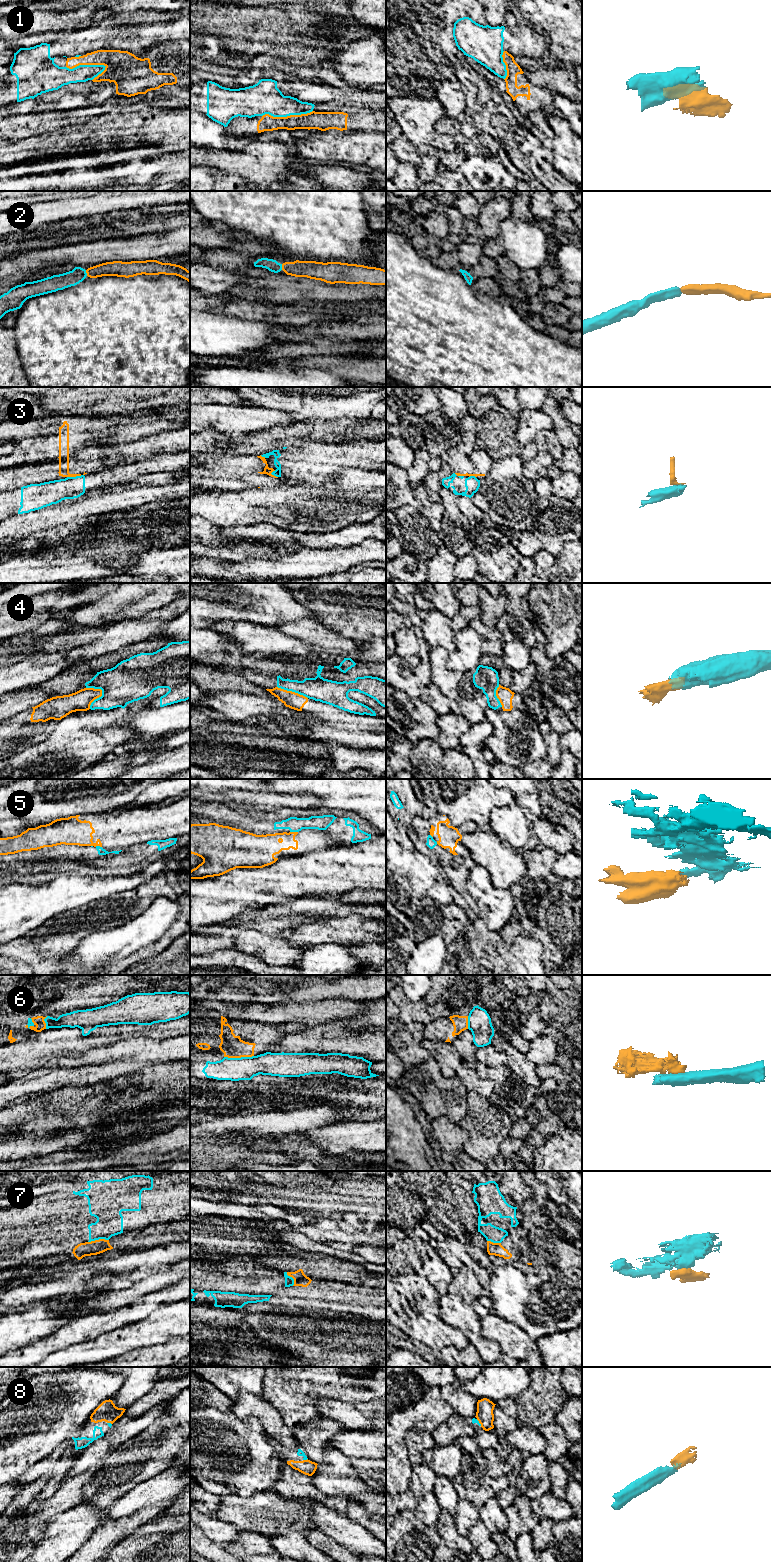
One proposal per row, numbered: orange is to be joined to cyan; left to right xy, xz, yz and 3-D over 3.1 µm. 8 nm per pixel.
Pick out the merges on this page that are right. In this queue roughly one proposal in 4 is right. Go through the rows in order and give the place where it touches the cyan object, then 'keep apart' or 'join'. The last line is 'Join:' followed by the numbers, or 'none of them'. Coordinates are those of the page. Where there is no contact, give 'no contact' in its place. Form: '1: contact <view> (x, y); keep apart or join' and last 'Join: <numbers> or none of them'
1: contact xy (86, 65); keep apart
2: contact xy (86, 273); join
3: contact xy (74, 477); keep apart
4: contact xy (97, 698); keep apart
5: contact xz (294, 831); keep apart
6: contact xz (238, 1058); keep apart
7: contact xy (98, 1239); keep apart
8: contact yz (478, 1422); join
Join: 2, 8

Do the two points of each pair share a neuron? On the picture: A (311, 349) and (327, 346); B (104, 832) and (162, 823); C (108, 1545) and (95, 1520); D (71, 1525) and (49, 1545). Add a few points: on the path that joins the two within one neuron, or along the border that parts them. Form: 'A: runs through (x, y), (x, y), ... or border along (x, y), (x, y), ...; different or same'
A: runs through (315, 348), (323, 347); same
B: runs through (118, 828), (148, 824); same
C: border along (108, 1520), (101, 1524), (83, 1544); different
D: runs through (66, 1530), (54, 1542); same

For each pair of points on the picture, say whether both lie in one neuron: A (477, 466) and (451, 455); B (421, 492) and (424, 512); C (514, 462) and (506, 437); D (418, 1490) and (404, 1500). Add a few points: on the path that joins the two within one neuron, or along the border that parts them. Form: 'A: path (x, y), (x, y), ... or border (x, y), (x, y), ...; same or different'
A: path (474, 458), (468, 452), (459, 453); same
B: path (423, 497), (424, 507); same
C: border (515, 454), (499, 459); different
D: border (409, 1490), (417, 1500); different

